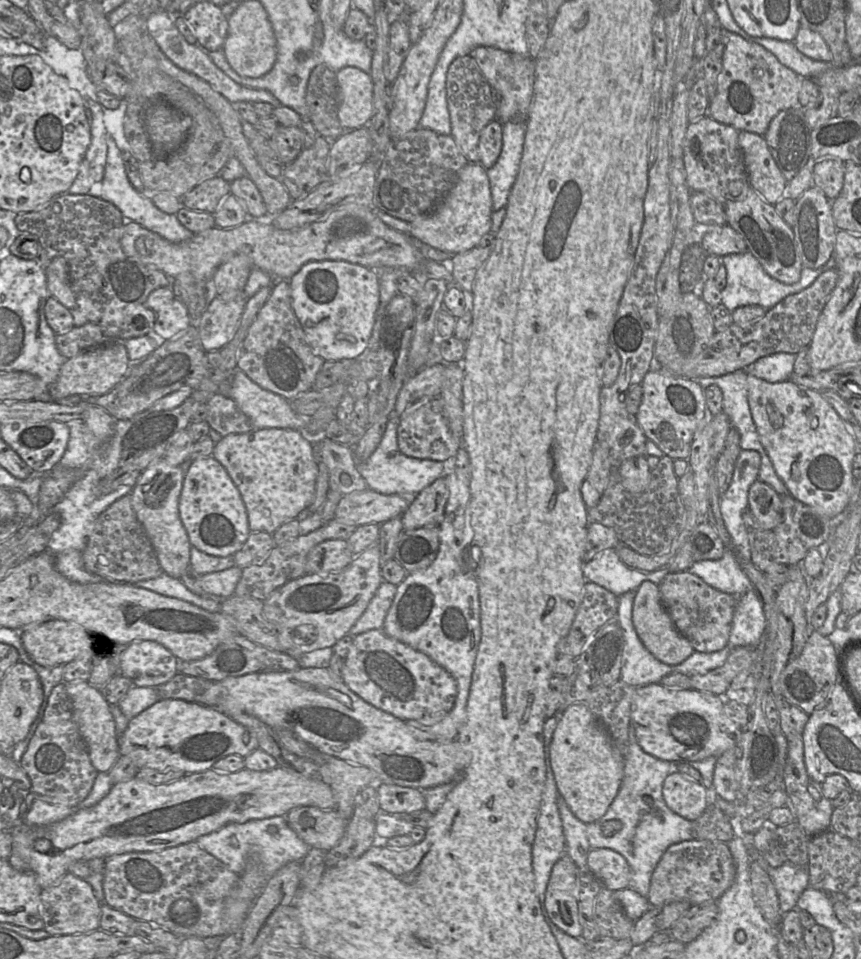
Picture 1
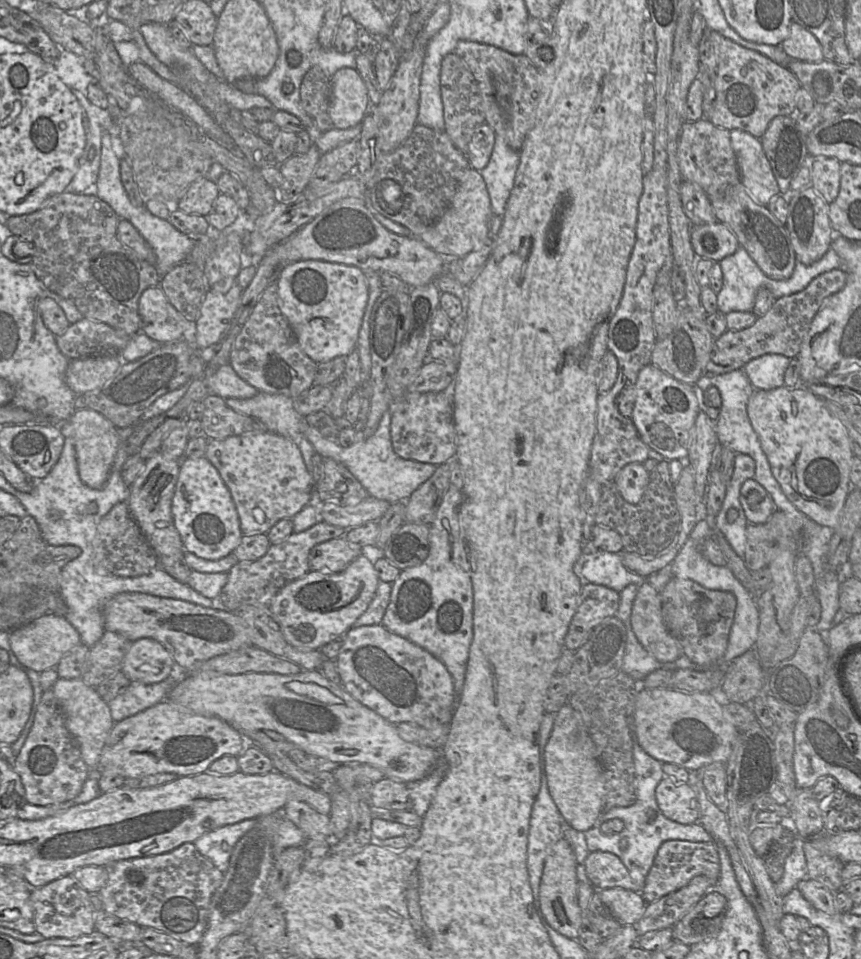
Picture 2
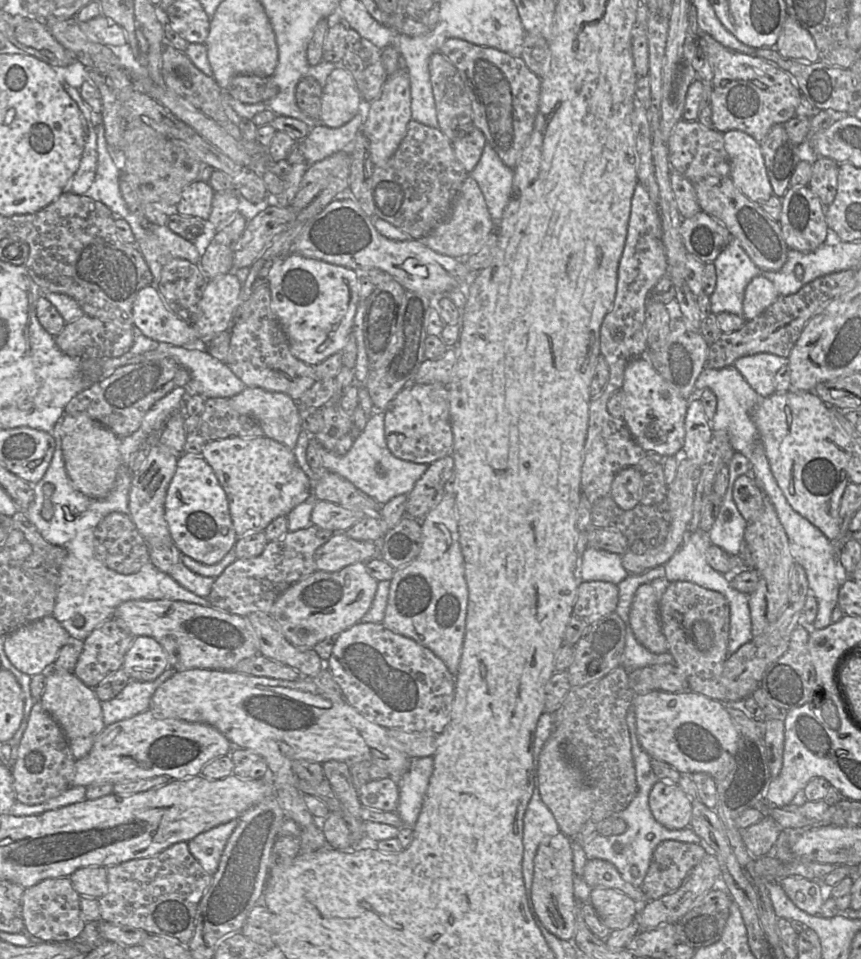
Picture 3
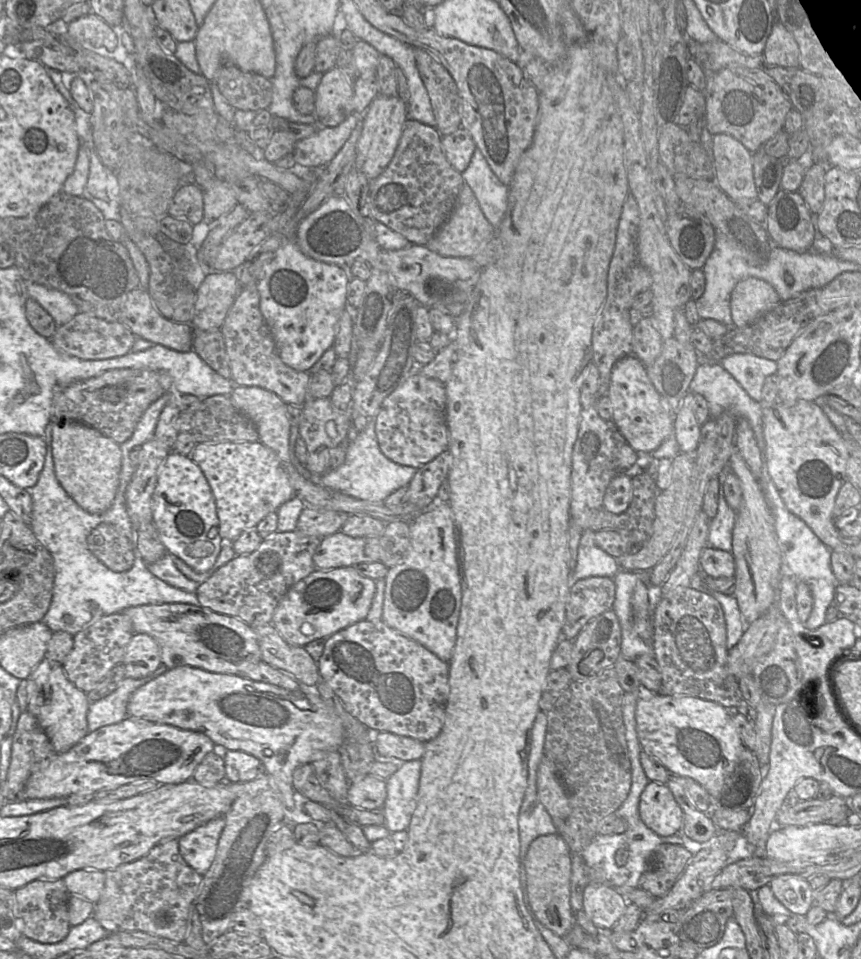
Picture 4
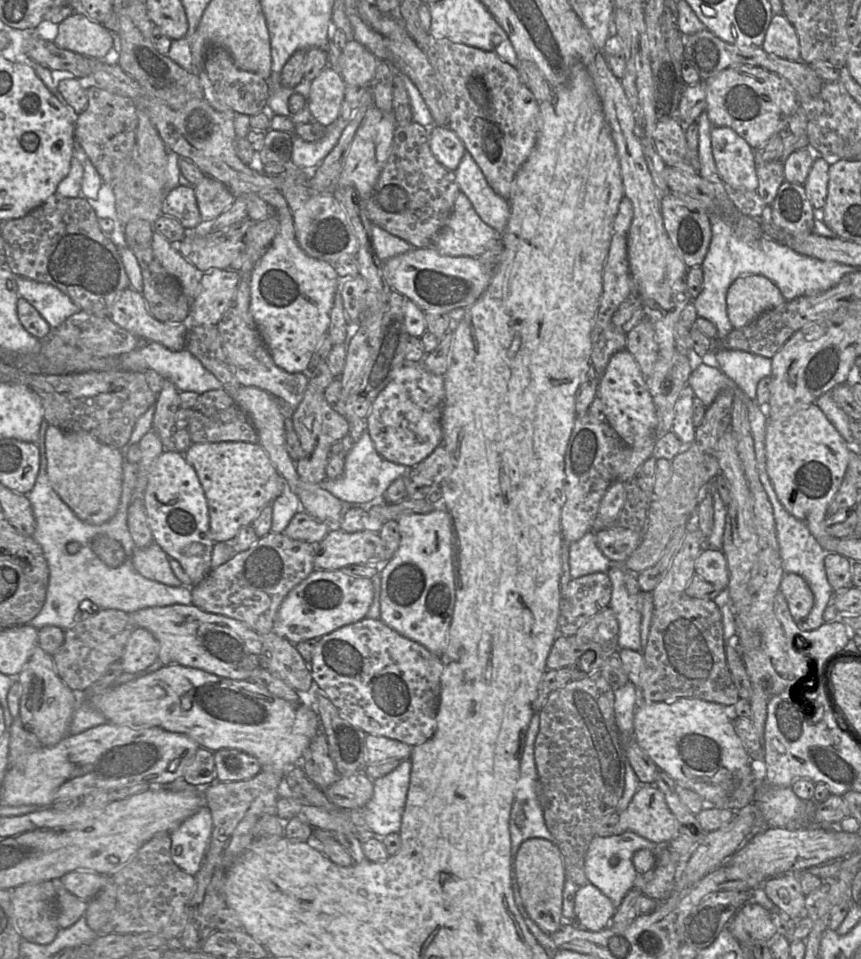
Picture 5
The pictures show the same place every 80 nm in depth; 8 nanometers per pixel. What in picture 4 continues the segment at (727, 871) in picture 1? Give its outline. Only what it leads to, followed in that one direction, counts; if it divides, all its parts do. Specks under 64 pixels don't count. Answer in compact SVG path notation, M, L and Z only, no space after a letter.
M665 843L652 853L651 865L639 880L639 887L655 898L665 895L685 870L693 854L683 845Z

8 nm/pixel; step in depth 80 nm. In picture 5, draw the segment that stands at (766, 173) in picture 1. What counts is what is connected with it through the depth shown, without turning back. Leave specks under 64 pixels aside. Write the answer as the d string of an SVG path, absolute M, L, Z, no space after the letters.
M712 127L711 150L722 183L740 191L756 192L754 149L729 127Z

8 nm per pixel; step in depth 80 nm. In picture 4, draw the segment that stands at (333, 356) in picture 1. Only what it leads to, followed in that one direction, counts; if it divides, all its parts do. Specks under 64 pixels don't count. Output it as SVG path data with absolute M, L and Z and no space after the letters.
M295 237L286 240L273 253L273 258L262 268L256 286L260 311L286 365L309 372L324 352L333 347L335 326L346 308L350 280L344 267L304 254Z

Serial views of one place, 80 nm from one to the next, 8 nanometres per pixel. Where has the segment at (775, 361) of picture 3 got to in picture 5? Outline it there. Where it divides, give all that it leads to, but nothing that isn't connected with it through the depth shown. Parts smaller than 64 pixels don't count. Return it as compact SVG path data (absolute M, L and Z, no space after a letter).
M714 350L717 367L755 401L758 382L771 375L771 359L738 350Z

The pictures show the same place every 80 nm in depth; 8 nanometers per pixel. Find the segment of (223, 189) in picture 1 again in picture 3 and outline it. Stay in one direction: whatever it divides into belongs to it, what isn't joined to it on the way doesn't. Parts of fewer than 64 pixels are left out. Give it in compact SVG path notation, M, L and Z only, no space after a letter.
M196 180L190 183L184 188L176 204L177 213L208 220L214 194L215 191L208 182Z

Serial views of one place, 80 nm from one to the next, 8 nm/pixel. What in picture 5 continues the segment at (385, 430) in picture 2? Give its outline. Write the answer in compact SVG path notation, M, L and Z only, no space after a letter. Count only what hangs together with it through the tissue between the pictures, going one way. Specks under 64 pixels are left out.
M363 432L358 442L344 457L344 471L341 477L331 480L325 478L320 485L346 505L369 506L375 502L383 502L389 485L399 477L405 477L408 468L384 459L376 450L369 432Z

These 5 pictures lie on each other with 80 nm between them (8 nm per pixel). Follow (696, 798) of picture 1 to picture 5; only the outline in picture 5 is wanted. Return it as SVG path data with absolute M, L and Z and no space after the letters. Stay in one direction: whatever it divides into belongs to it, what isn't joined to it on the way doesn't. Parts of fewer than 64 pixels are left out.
M654 784L641 785L628 807L619 813L615 834L627 831L654 843L670 841L680 835L663 792Z

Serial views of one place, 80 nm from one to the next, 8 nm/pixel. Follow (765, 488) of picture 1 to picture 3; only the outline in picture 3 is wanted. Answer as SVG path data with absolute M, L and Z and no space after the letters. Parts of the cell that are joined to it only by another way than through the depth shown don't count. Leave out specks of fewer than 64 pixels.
M742 475L733 485L736 507L747 522L756 520L763 507L763 492L752 477Z

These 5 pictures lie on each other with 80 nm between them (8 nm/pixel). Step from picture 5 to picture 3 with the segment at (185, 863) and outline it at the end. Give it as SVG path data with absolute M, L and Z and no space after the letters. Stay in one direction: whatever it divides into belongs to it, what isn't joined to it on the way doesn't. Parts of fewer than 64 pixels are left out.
M237 819L215 826L188 841L188 848L202 868L213 875L223 849L237 826Z

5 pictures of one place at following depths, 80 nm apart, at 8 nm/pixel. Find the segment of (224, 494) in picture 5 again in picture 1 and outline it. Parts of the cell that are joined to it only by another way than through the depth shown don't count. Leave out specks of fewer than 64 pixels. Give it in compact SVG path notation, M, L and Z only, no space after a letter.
M254 429L229 434L215 443L214 457L228 472L244 502L251 532L272 534L282 524L308 513L316 491L316 448L299 430Z

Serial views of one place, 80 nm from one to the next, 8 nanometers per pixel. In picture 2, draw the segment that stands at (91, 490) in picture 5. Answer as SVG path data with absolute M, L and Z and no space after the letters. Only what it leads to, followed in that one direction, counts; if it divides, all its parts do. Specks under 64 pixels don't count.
M79 409L69 418L73 428L77 469L81 481L90 488L100 489L106 483L119 445L117 428L102 414L92 409Z

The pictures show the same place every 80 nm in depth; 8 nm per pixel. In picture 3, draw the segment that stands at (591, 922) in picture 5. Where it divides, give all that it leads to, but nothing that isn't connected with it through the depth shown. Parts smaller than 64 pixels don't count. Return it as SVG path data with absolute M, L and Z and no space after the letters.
M612 888L591 889L588 901L602 923L611 931L627 927L640 909L633 899Z

